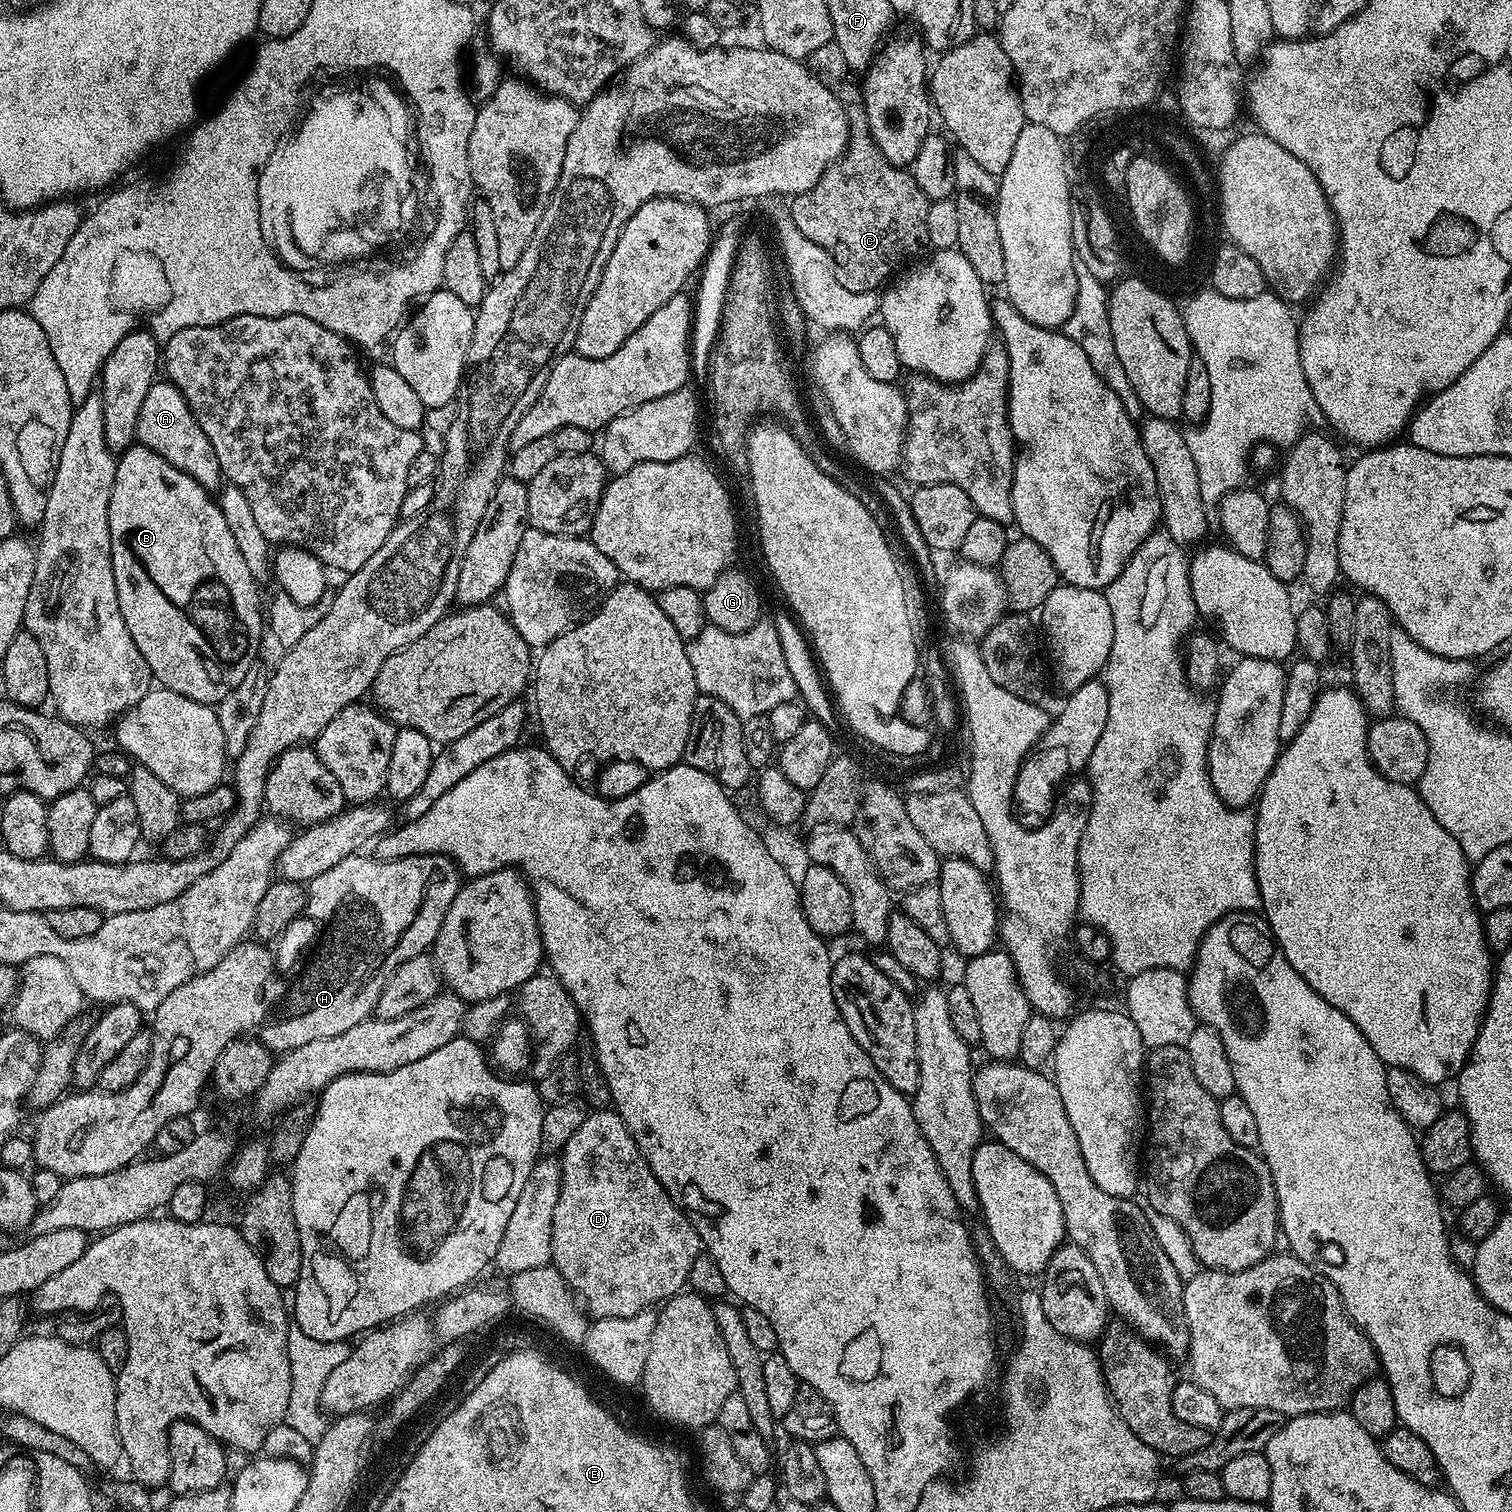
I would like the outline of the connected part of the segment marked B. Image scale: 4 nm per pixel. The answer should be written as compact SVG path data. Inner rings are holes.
M139 442L129 446L119 453L114 474L114 490L110 494L108 507L108 521L110 522L110 554L114 566L114 582L118 590L118 606L122 610L122 618L126 622L126 630L130 630L130 638L134 638L134 646L142 658L146 658L146 666L150 666L153 681L159 687L174 690L174 694L182 694L194 702L219 704L242 678L246 678L246 670L250 670L257 663L256 655L260 652L260 639L266 636L266 616L260 613L260 596L256 593L258 581L250 574L250 566L242 559L242 553L234 543L234 537L226 527L226 518L222 518L222 510L209 489L203 488L190 474L182 474L178 466L170 466L166 458L162 458L154 450Z

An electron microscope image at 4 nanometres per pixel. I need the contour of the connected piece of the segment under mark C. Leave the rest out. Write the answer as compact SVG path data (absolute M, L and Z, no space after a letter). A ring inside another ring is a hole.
M834 42L818 46L806 63L818 82L825 84L846 106L848 147L810 190L791 197L790 219L810 242L830 254L838 282L842 282L846 290L876 292L889 283L891 272L899 273L921 255L920 247L925 247L928 238L926 210L930 201L907 167L899 168L886 162L882 150L878 150L870 134L861 89L852 88L848 81L850 70L842 50L838 50Z

